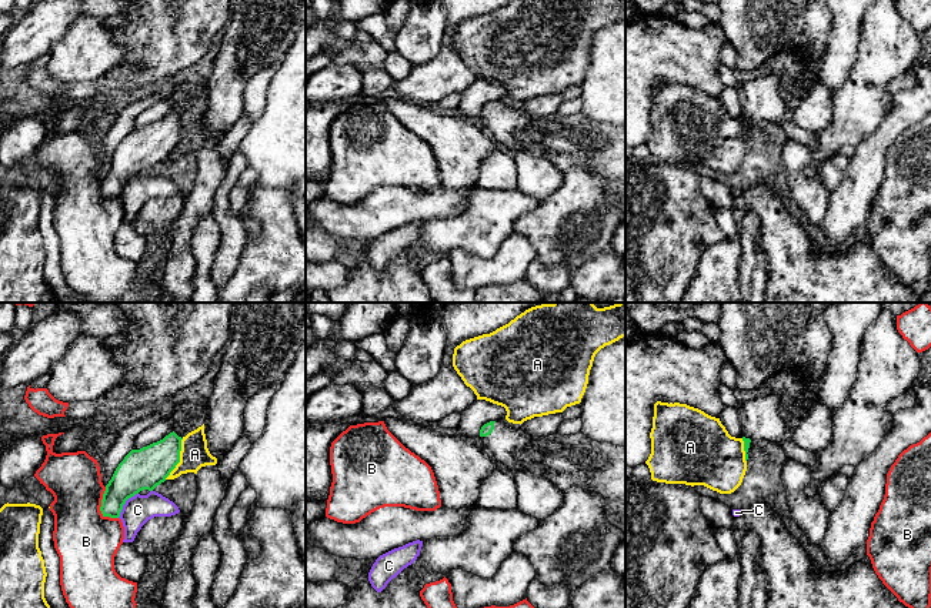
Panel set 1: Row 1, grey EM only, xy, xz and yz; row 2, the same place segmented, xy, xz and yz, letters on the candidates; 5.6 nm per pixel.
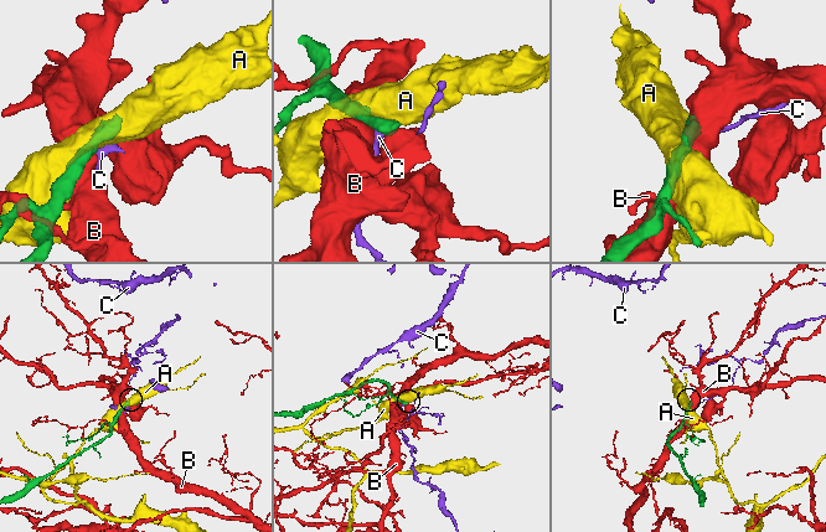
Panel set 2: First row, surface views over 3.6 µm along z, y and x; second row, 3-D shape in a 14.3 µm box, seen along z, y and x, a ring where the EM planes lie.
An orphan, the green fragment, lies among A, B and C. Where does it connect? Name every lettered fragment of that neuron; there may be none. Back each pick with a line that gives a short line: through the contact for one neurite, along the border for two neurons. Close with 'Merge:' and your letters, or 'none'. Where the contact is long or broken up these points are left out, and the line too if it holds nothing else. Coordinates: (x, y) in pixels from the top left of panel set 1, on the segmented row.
Merge: none

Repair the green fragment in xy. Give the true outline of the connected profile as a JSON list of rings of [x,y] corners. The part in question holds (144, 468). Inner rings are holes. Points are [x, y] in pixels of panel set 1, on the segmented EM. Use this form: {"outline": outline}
{"outline": [[[208,398],[181,401],[176,405],[174,430],[163,440],[131,450],[106,485],[100,511],[119,518],[126,501],[143,490],[153,491],[180,462],[181,440],[204,424]]]}

